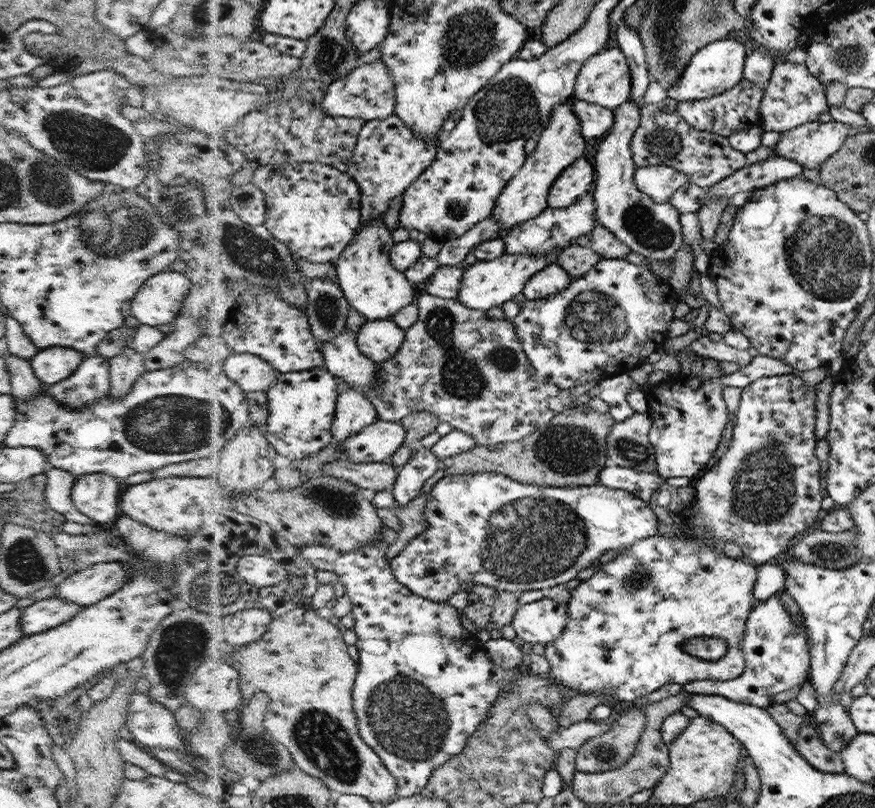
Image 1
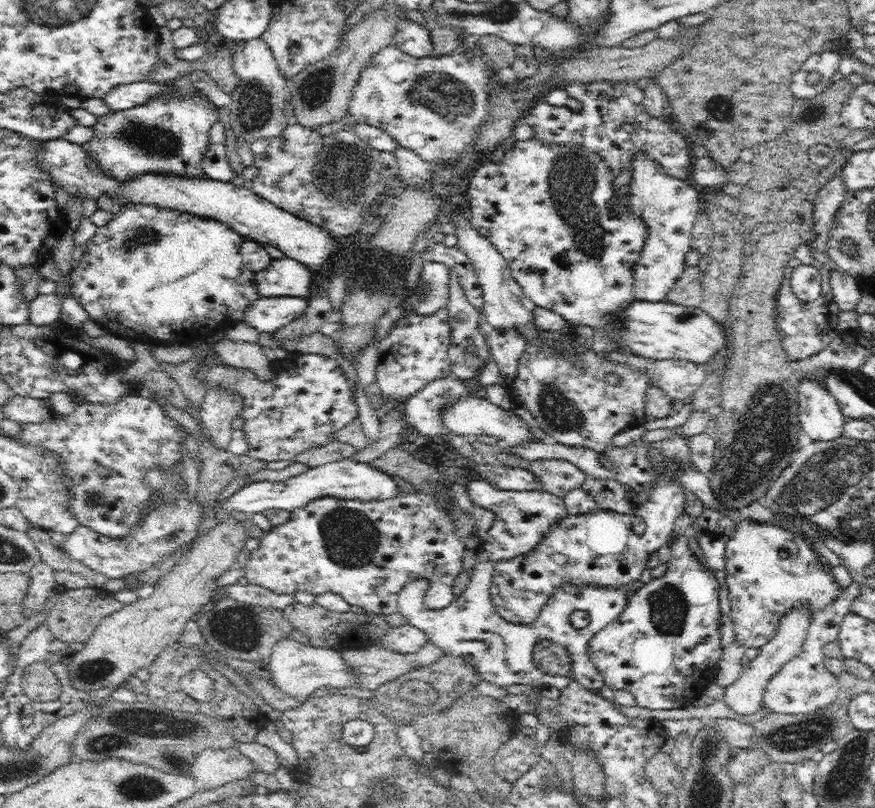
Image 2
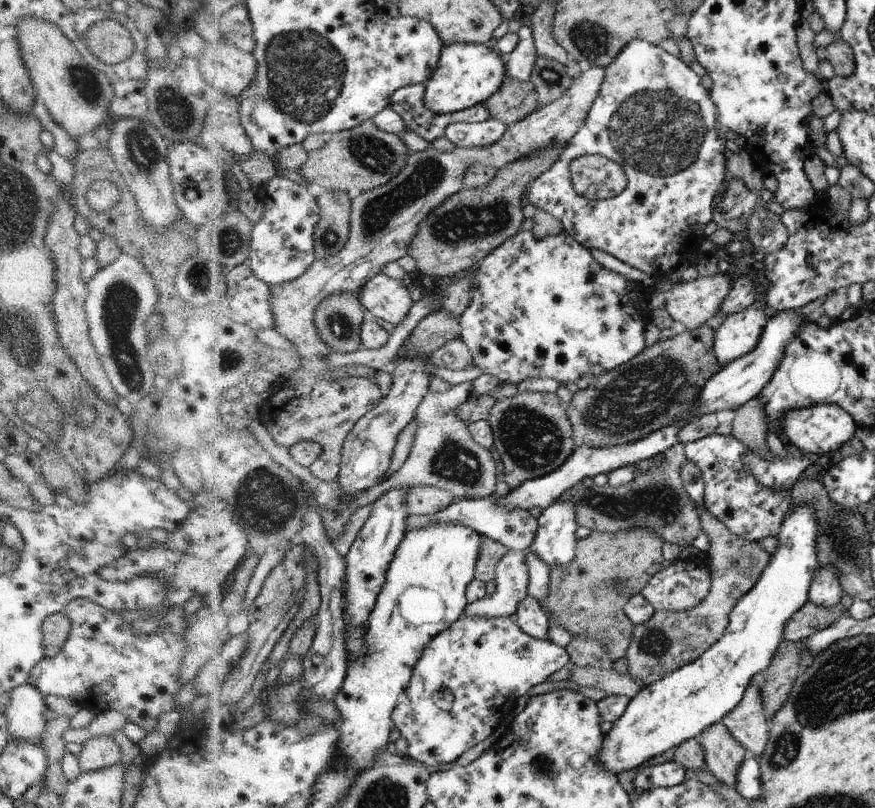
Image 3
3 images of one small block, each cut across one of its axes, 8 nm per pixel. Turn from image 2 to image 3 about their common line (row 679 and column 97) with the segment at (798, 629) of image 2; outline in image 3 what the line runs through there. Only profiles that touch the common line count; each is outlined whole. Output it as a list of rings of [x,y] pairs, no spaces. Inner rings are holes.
[[[112,736],[92,738],[82,746],[78,757],[81,773],[97,772],[121,760],[121,750]]]

